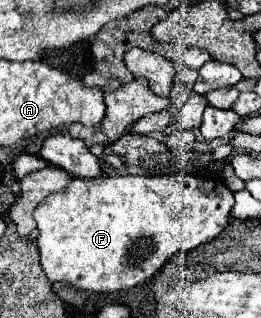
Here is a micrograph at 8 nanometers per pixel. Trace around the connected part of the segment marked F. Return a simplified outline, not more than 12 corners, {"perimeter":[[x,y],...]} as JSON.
{"perimeter":[[73,177],[33,211],[51,283],[123,291],[225,229],[207,177]]}

